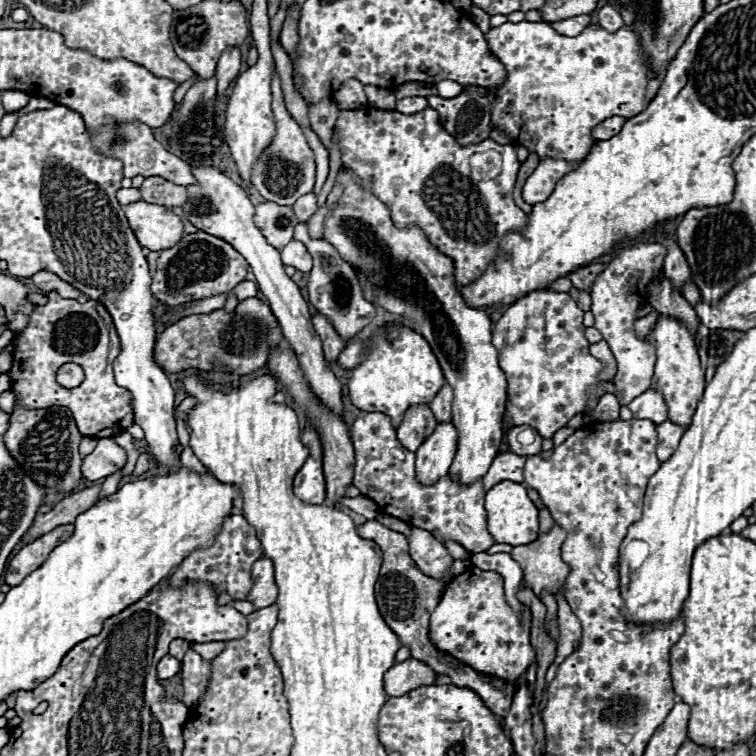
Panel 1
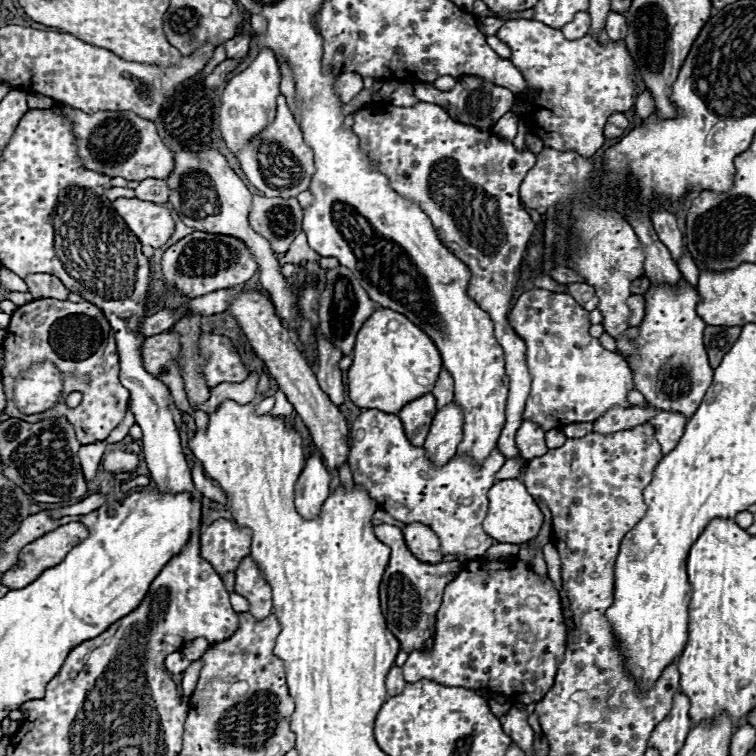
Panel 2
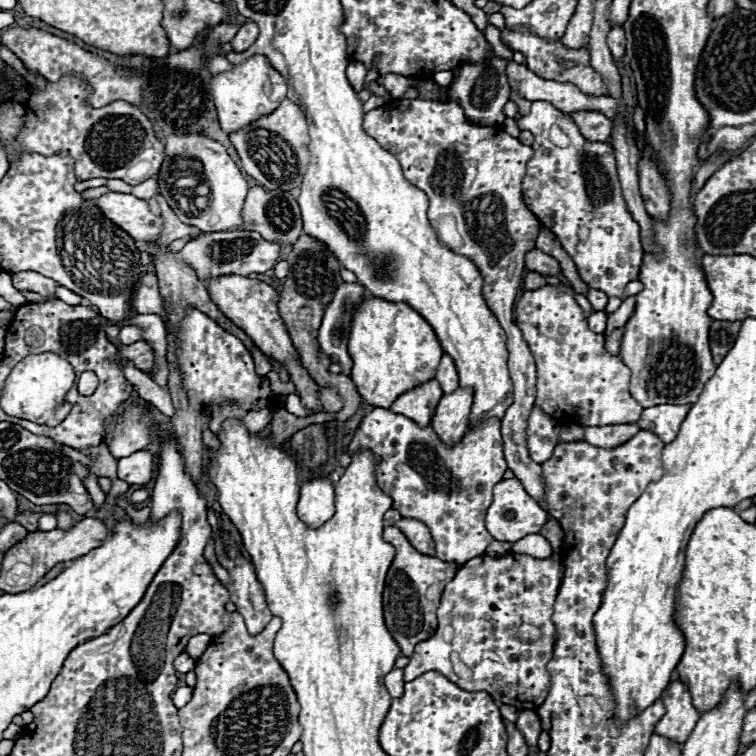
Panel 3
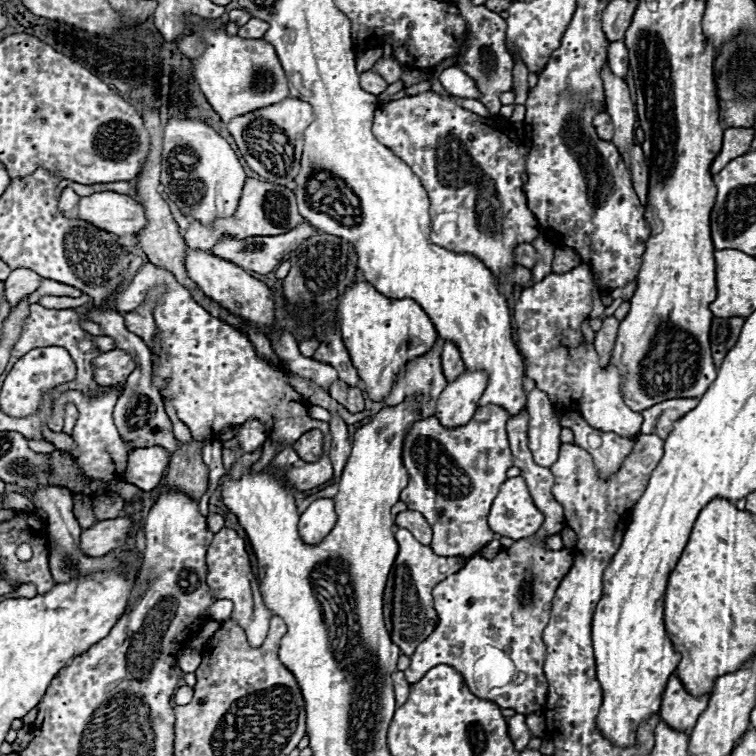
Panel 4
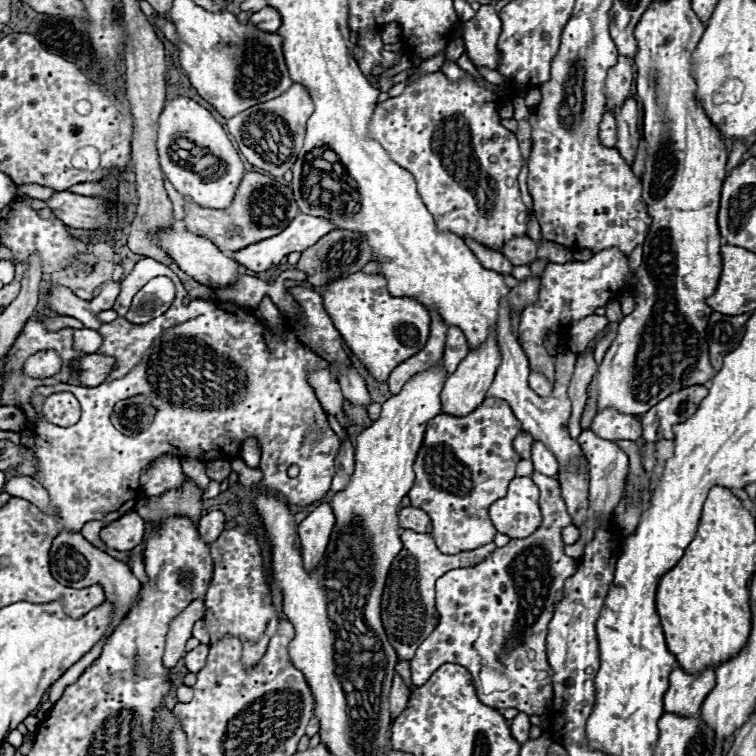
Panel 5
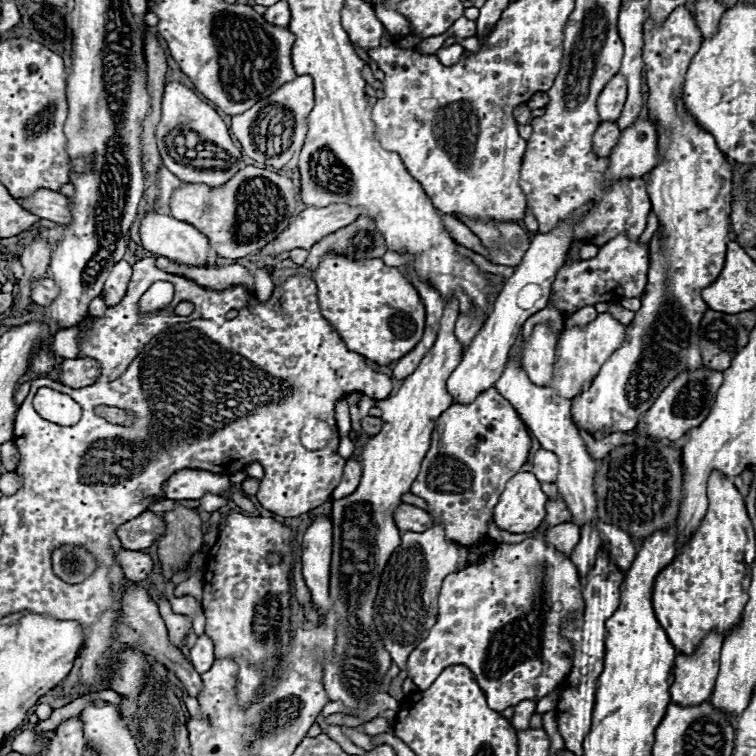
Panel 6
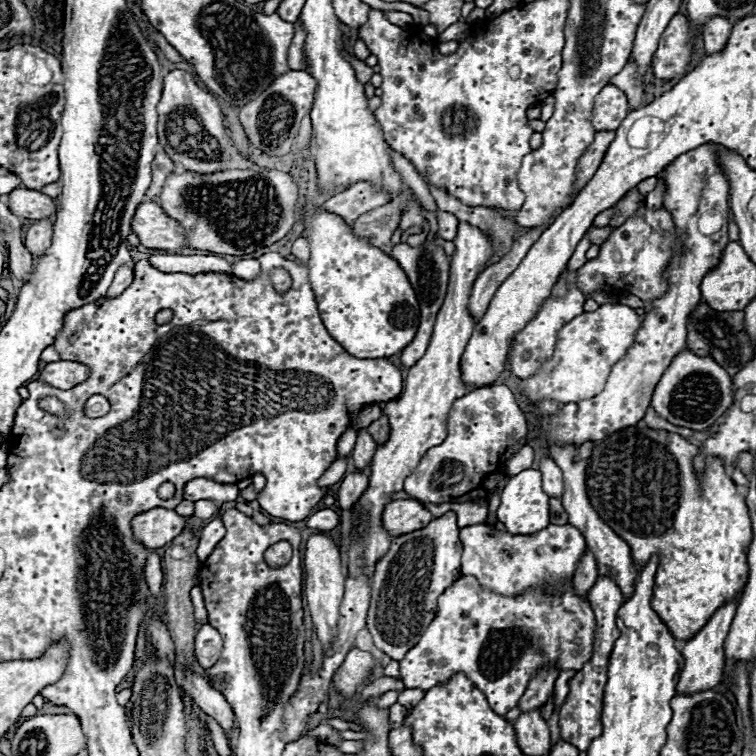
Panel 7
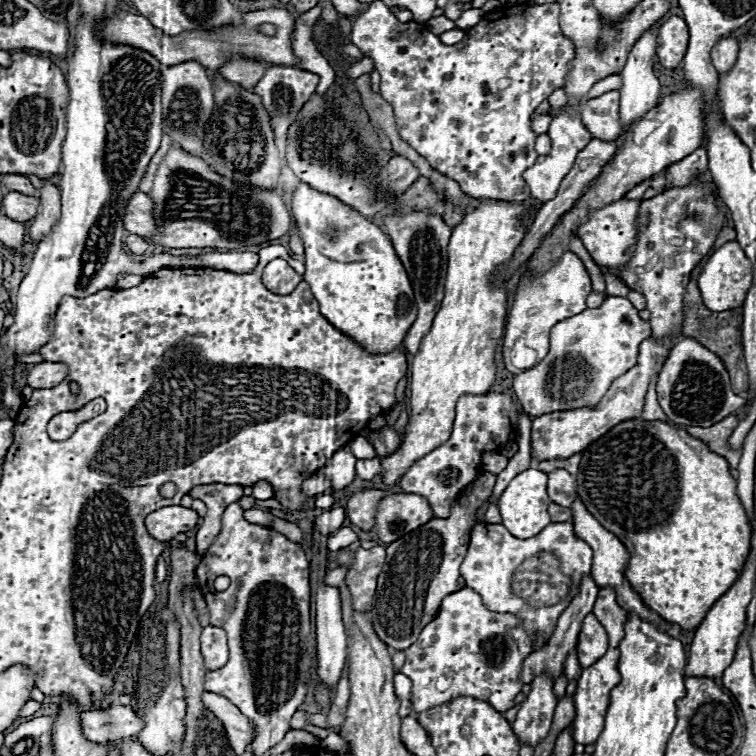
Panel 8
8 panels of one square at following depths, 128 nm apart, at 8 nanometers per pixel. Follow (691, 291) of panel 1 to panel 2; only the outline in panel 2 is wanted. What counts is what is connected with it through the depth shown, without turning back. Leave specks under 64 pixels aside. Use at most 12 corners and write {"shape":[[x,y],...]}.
{"shape":[[686,248],[680,260],[682,276],[692,286],[698,282],[698,266],[694,264],[692,256]]}

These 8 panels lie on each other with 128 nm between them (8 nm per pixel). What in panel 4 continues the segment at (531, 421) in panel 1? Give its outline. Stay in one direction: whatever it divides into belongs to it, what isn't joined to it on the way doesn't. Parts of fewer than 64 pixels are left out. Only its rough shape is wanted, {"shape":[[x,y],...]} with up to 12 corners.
{"shape":[[592,266],[550,272],[514,308],[526,374],[592,428],[636,438],[620,372],[580,324]]}

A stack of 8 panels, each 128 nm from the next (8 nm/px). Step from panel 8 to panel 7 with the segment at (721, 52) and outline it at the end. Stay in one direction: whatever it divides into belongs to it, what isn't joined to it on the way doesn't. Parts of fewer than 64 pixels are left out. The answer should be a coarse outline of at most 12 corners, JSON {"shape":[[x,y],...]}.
{"shape":[[712,18],[702,32],[706,54],[722,52],[732,24]]}

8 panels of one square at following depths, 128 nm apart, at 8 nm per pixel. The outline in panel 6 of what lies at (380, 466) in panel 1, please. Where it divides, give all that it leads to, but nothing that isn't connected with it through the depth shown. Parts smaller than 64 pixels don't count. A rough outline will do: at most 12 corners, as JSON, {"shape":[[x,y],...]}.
{"shape":[[496,388],[440,414],[410,492],[450,542],[488,532],[530,432]]}

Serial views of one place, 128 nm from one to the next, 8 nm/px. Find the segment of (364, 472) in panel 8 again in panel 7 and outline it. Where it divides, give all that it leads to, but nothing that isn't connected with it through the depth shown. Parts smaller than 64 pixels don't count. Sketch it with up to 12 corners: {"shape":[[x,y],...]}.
{"shape":[[362,428],[352,450],[356,470],[372,464],[376,442]]}

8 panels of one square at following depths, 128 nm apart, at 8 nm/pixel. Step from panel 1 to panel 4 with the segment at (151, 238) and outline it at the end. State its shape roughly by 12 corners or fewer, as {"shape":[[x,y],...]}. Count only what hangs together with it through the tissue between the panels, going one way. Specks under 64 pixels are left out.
{"shape":[[116,192],[82,196],[68,216],[118,236],[146,226],[144,208]]}

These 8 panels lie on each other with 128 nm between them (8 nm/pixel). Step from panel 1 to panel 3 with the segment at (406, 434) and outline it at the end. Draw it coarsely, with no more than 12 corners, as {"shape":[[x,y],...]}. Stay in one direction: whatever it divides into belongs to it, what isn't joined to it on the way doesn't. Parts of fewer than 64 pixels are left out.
{"shape":[[436,378],[400,394],[390,406],[428,426],[442,388]]}

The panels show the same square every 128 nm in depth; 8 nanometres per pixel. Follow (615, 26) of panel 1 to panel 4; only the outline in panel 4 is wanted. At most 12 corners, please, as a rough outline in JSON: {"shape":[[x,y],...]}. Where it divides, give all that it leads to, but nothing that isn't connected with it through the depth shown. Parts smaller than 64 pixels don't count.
{"shape":[[622,40],[610,44],[608,66],[626,78],[628,50]]}

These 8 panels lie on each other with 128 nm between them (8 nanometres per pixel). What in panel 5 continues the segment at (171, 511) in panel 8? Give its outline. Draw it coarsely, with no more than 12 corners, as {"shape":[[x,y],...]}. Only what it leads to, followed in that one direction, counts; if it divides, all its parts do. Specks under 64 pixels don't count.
{"shape":[[124,514],[102,528],[108,548],[130,552],[144,542],[144,520]]}

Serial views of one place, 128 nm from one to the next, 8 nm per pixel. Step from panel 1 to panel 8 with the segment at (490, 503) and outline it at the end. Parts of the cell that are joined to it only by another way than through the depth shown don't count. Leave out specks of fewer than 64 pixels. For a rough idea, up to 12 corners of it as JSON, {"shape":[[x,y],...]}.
{"shape":[[518,474],[498,498],[502,524],[526,540],[550,524],[548,474]]}

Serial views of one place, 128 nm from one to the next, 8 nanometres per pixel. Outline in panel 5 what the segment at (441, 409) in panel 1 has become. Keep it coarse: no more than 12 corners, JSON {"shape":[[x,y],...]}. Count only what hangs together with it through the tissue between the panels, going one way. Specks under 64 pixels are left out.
{"shape":[[458,326],[446,332],[446,370],[452,374],[470,352]]}

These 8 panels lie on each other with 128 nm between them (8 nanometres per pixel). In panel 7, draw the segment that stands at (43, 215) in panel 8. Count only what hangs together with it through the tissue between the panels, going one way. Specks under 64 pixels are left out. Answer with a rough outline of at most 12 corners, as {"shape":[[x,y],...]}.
{"shape":[[40,218],[26,230],[32,256],[44,254],[52,240],[52,220]]}

